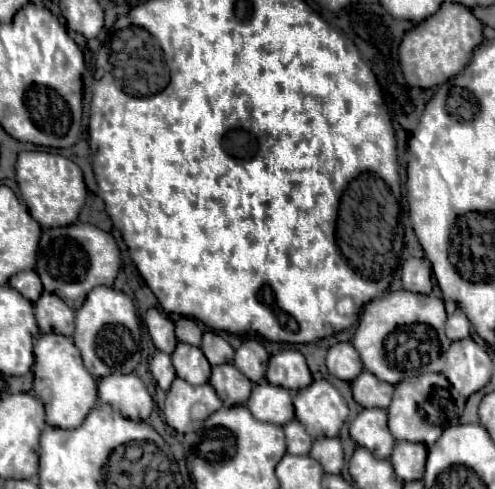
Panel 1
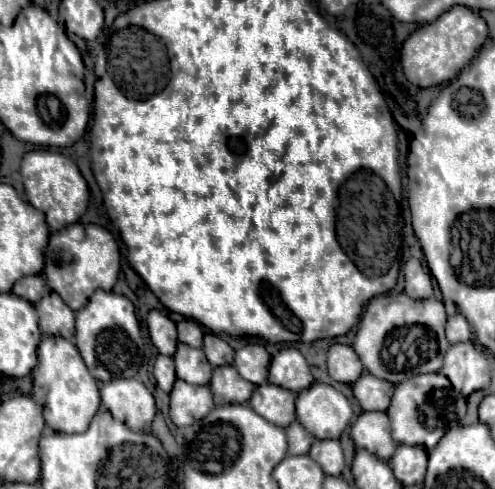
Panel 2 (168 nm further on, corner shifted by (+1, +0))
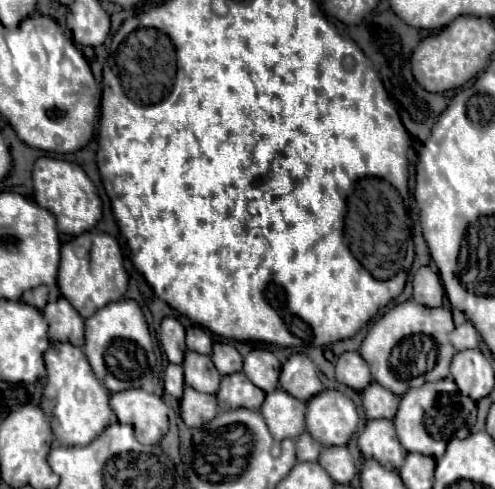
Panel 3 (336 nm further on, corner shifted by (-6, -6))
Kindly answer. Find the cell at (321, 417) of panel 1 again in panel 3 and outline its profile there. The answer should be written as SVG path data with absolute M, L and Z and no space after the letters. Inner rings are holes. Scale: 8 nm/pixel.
M323 391L307 401L307 431L325 447L347 445L357 429L357 407L339 391Z

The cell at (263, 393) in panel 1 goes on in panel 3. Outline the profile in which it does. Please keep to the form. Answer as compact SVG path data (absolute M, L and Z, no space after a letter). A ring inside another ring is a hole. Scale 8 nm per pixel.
M283 389L267 393L261 415L277 441L287 437L299 437L305 431L305 403L287 395Z

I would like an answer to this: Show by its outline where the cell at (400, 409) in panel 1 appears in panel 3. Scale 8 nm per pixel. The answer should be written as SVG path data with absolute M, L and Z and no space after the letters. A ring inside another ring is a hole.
M411 389L407 395L401 397L399 411L393 419L399 441L409 453L421 453L421 455L431 455L439 459L445 453L447 442L435 441L427 429L425 429L425 417L423 417L423 407L417 401L417 391Z

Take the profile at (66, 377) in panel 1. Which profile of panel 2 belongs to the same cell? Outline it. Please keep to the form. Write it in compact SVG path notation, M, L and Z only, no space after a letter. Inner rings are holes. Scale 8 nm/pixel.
M44 337L38 345L38 365L32 371L32 398L44 407L48 427L60 433L84 433L100 409L98 383L84 365L74 343L64 337Z

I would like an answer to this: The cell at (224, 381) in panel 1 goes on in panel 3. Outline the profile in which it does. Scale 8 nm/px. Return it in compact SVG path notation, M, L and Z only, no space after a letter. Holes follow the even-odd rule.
M243 373L225 375L217 391L217 401L223 411L239 409L239 407L259 411L263 399L265 399L265 393L259 387L255 387Z

